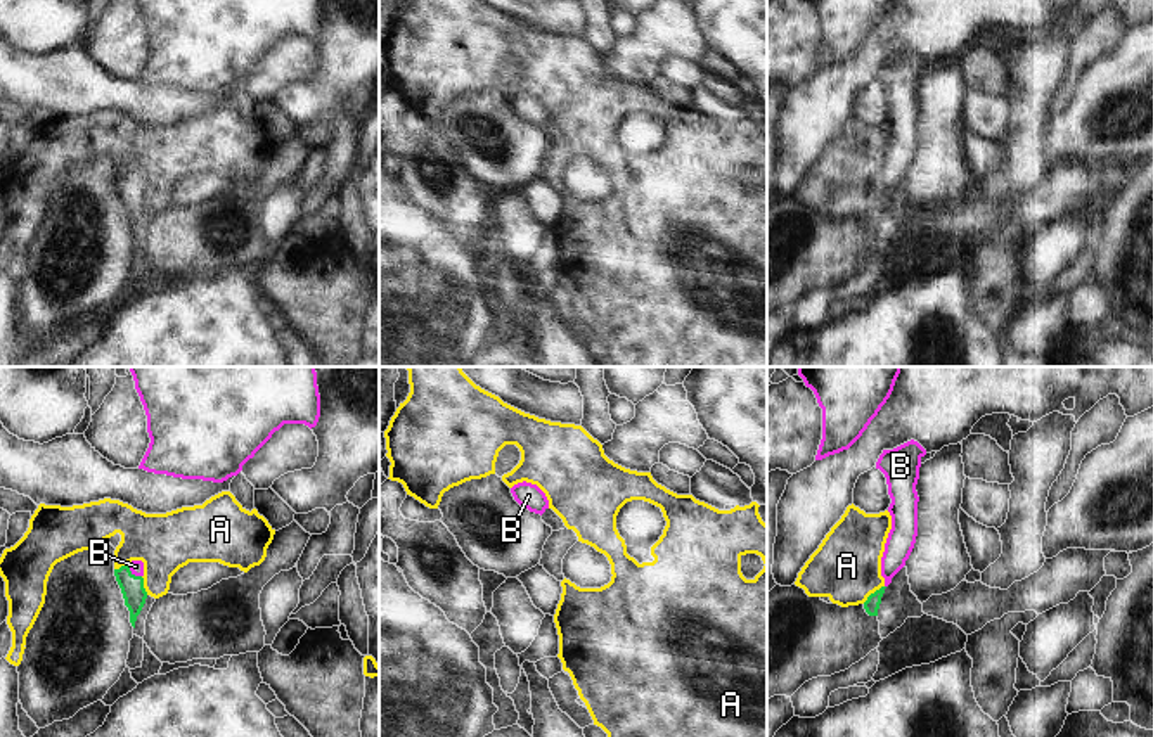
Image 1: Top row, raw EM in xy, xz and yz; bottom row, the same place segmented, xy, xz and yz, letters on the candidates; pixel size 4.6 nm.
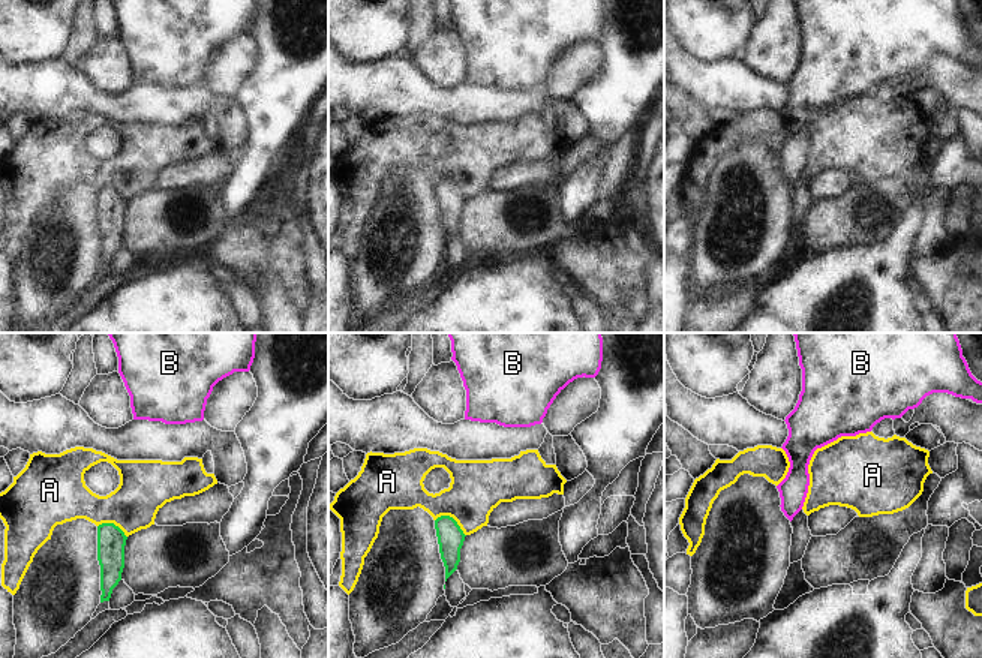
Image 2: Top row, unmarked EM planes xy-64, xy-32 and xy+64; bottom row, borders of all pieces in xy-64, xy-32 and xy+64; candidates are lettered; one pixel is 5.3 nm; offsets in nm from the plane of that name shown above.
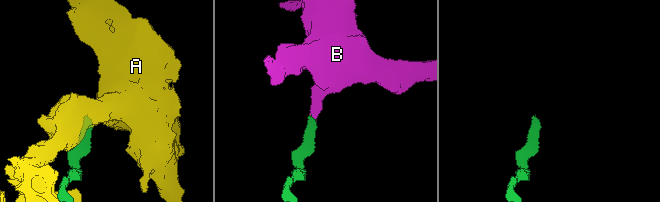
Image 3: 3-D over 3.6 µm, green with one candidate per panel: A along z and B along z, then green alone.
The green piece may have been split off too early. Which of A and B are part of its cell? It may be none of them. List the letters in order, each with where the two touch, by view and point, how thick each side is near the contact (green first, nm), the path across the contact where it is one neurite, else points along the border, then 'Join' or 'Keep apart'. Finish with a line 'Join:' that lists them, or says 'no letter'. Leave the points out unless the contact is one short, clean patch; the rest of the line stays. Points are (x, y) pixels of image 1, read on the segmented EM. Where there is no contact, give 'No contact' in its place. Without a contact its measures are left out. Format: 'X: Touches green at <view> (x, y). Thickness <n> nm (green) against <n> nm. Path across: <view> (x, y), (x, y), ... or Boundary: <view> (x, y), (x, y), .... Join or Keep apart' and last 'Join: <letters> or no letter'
A: Touches green at yz (875, 592). Thickness 70 nm (green) against 320 nm. Keep apart
B: Touches green at xy (130, 571). Thickness 110 nm (green) against 60 nm. Path across: xy (132, 587), (130, 571), (135, 566). Join
Join: B

